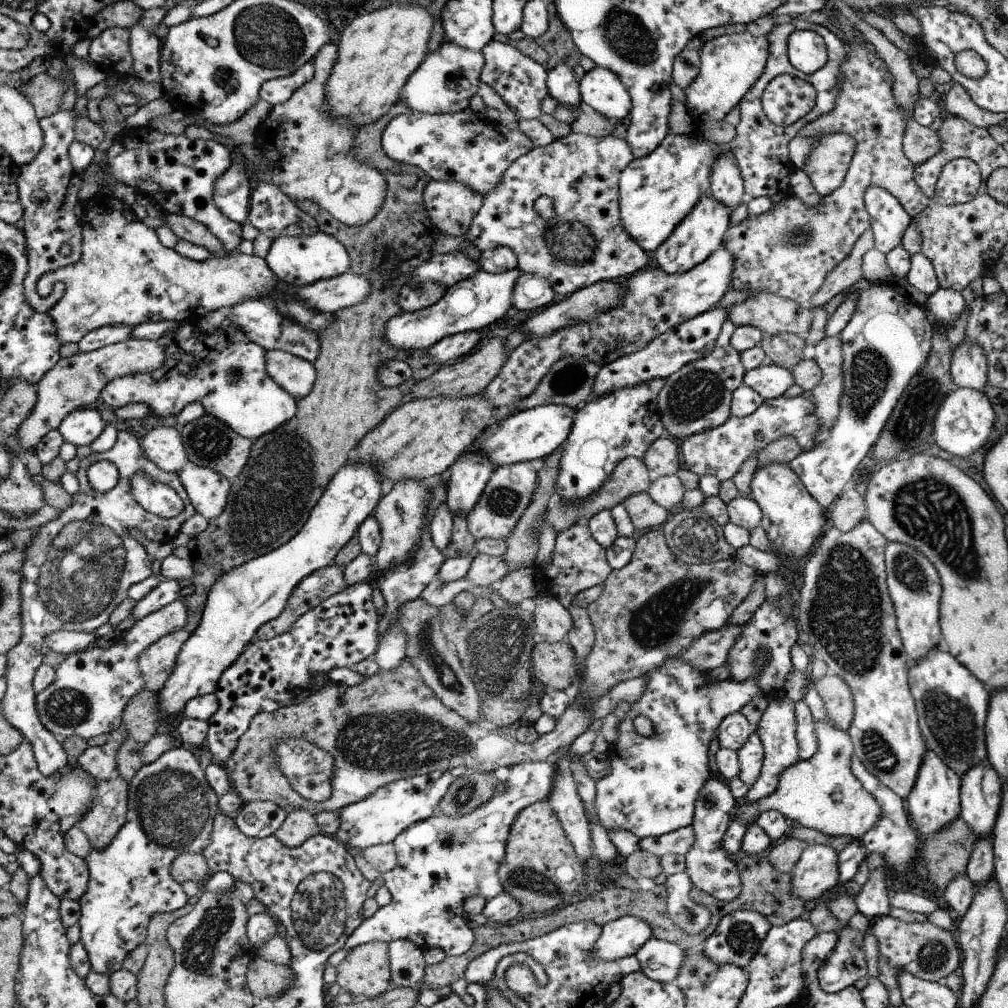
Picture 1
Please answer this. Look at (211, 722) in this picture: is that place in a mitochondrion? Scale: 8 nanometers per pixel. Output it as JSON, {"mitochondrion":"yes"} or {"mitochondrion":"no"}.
{"mitochondrion":"no"}

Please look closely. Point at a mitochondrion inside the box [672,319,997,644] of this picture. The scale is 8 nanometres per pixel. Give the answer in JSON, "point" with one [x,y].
{"point":[927,508]}

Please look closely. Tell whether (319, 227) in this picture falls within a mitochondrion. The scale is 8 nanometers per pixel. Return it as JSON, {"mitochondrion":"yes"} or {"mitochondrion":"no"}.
{"mitochondrion":"no"}

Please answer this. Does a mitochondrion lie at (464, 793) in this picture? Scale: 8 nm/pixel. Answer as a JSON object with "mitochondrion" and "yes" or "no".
{"mitochondrion":"yes"}

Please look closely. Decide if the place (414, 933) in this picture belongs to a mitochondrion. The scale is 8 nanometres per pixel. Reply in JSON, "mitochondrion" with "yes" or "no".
{"mitochondrion":"no"}

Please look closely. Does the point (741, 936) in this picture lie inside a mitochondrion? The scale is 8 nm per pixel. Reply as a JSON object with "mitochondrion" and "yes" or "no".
{"mitochondrion":"yes"}

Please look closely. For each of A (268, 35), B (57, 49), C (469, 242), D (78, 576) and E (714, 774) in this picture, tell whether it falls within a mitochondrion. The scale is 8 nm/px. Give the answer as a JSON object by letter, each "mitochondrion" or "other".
{"A":"mitochondrion","B":"other","C":"other","D":"mitochondrion","E":"other"}

